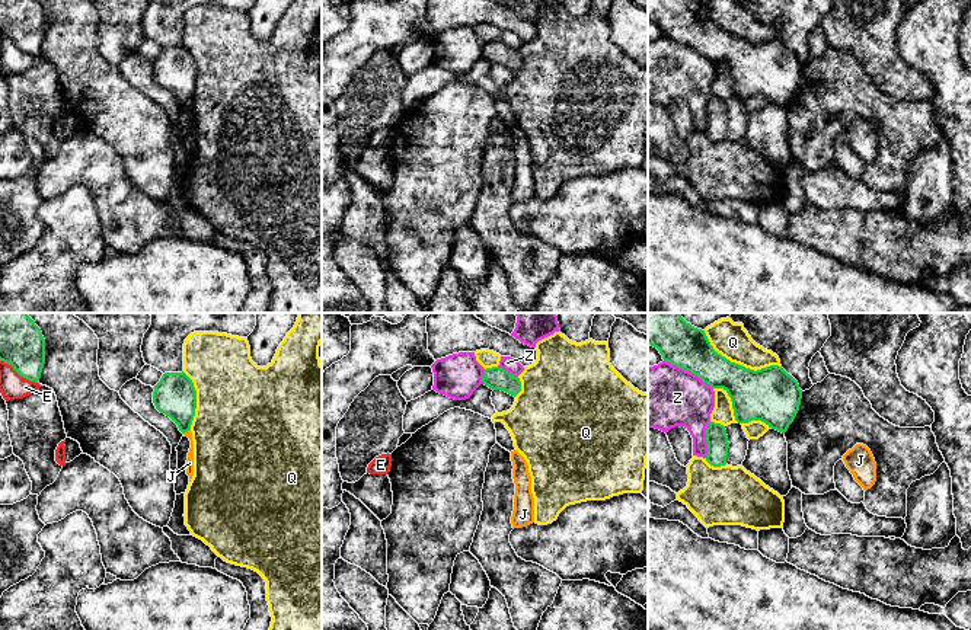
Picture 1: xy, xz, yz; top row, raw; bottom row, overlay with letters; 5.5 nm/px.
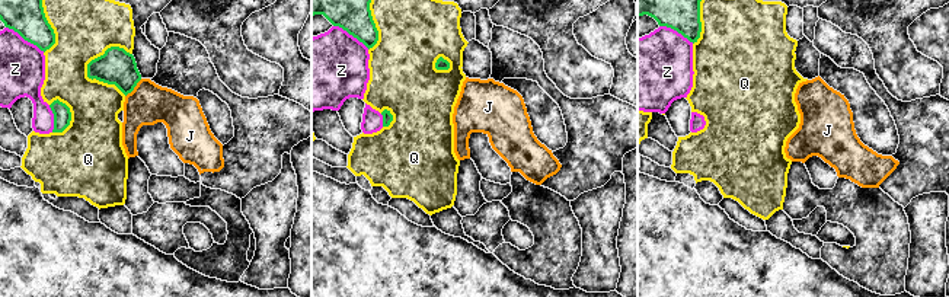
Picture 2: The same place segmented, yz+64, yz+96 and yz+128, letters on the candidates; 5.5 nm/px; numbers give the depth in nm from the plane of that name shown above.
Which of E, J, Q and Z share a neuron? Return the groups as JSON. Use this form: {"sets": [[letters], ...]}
{"sets": [["E"], ["J"], ["Q"], ["Z"]]}

